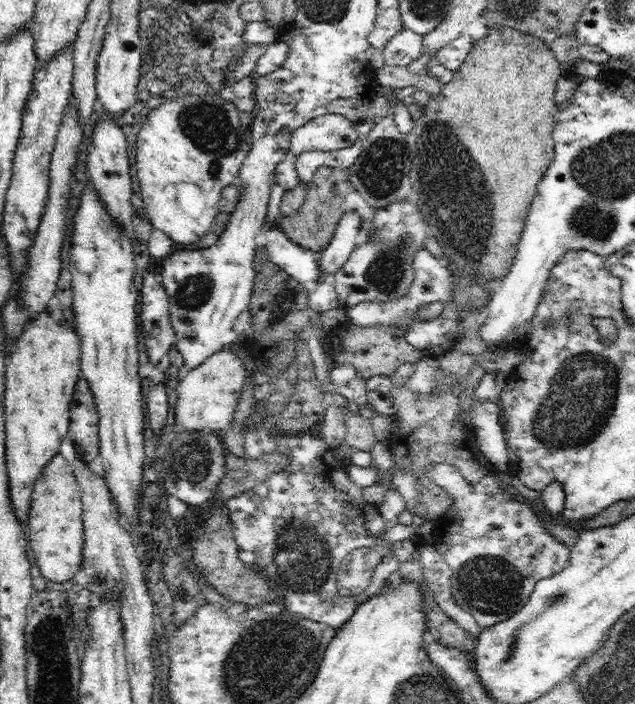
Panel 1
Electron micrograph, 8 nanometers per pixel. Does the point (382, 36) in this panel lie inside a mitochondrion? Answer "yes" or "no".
no

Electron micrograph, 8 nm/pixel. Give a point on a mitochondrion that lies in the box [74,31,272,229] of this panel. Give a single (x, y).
(209, 127)

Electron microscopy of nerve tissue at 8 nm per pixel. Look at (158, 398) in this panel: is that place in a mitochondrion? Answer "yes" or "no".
no

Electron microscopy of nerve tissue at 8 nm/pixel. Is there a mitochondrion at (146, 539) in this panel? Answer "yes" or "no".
no

